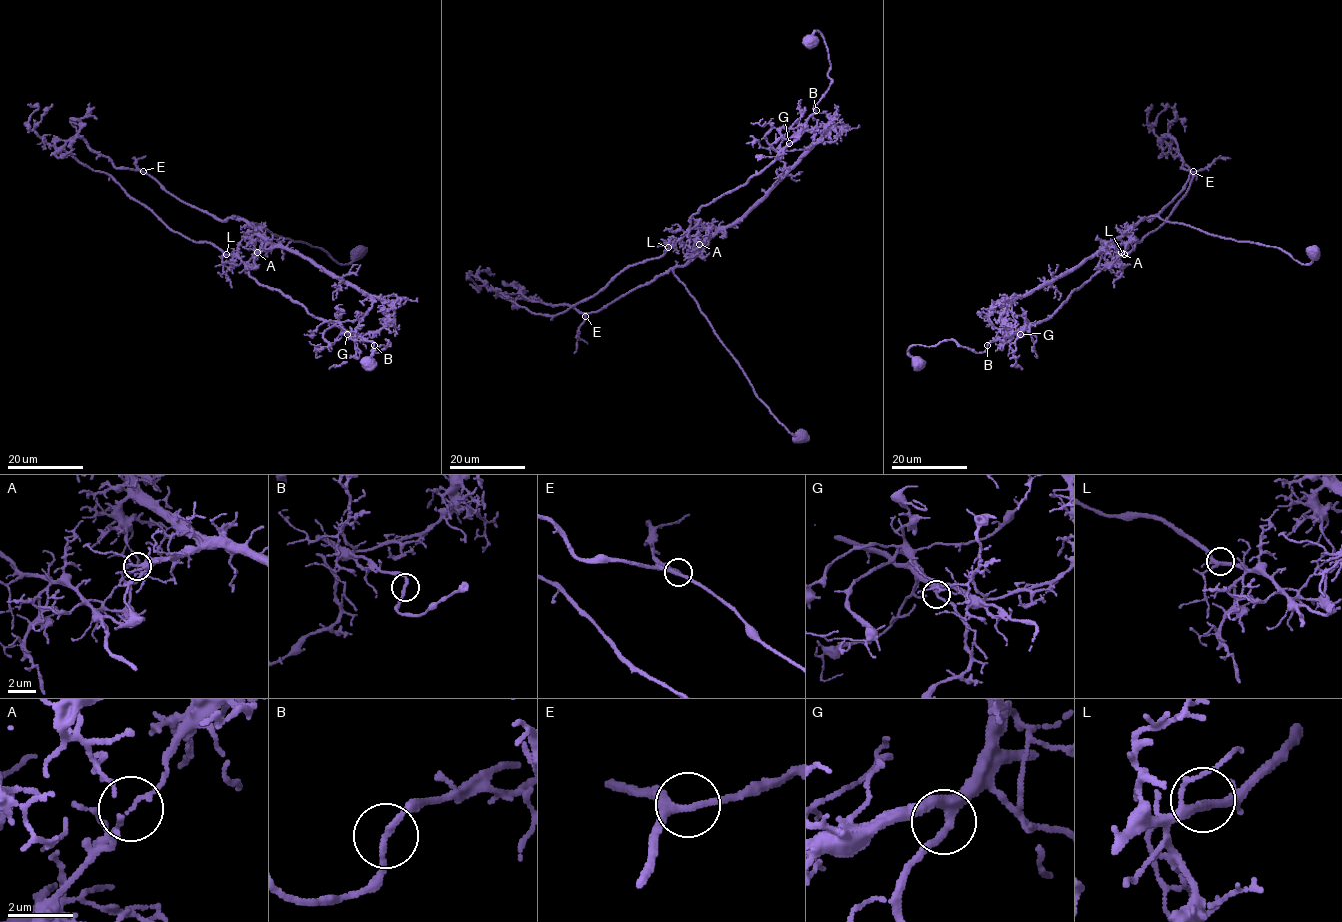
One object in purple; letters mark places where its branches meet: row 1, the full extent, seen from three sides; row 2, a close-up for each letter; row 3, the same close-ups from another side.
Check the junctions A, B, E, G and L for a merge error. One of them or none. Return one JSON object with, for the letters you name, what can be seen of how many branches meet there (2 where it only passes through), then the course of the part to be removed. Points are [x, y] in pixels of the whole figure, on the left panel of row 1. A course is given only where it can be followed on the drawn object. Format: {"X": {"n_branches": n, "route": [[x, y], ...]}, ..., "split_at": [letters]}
{"A": {"n_branches": 2, "route": [[257, 252], [247, 265], [172, 231], [104, 172], [47, 144], [29, 128], [29, 117], [38, 108], [28, 104]]}, "split_at": ["A"]}

